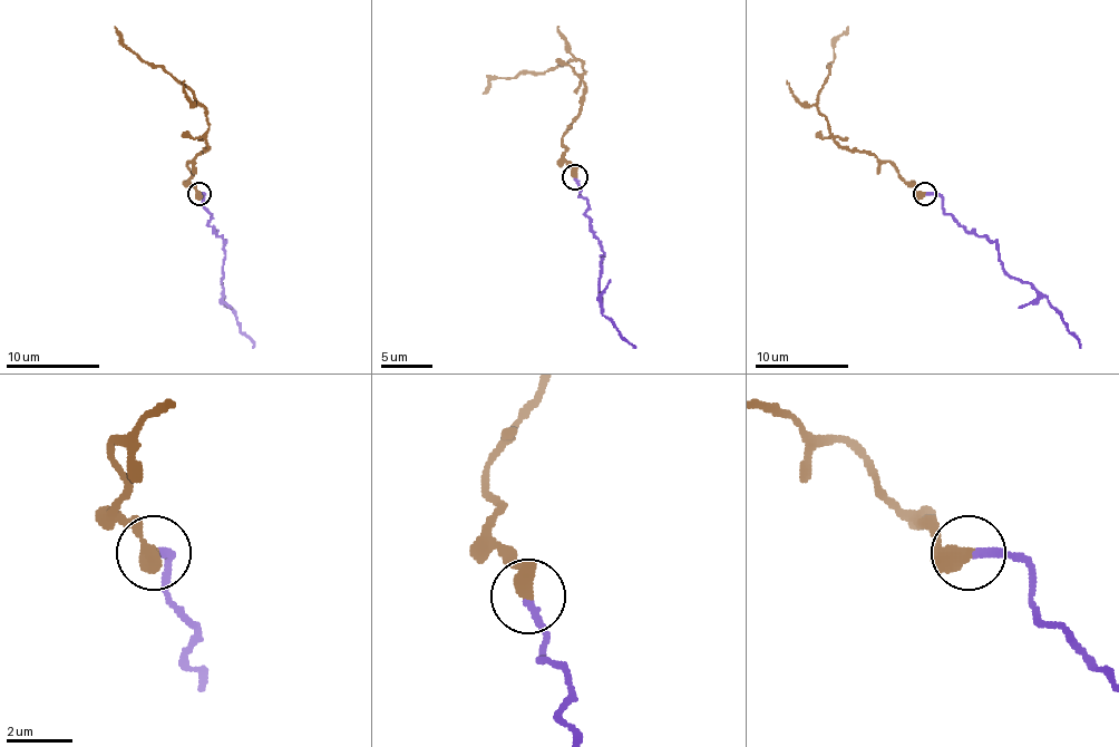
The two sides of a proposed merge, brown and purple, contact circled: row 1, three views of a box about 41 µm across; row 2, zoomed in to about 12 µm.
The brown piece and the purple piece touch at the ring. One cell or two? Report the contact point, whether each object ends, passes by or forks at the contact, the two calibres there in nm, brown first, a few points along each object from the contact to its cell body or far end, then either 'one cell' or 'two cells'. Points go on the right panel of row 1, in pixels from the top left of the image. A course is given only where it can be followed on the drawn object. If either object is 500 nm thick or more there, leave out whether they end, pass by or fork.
place (924, 193); calibres 550 and 200 nm; course brown (925, 193), (917, 193), (889, 162), (843, 148), (817, 106), (817, 94), (833, 61), (833, 45), (847, 26); course purple (925, 193), (939, 195), (941, 210), (964, 228), (991, 240), (1002, 268), (1031, 282), (1080, 341), (1080, 348); one cell

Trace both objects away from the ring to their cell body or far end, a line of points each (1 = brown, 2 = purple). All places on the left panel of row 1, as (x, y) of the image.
1: (200, 193), (188, 181), (188, 162), (207, 148), (210, 122), (202, 106), (159, 66), (140, 61), (115, 26)
2: (200, 193), (204, 195), (204, 210), (212, 216), (212, 228), (223, 240), (223, 303), (254, 348)

